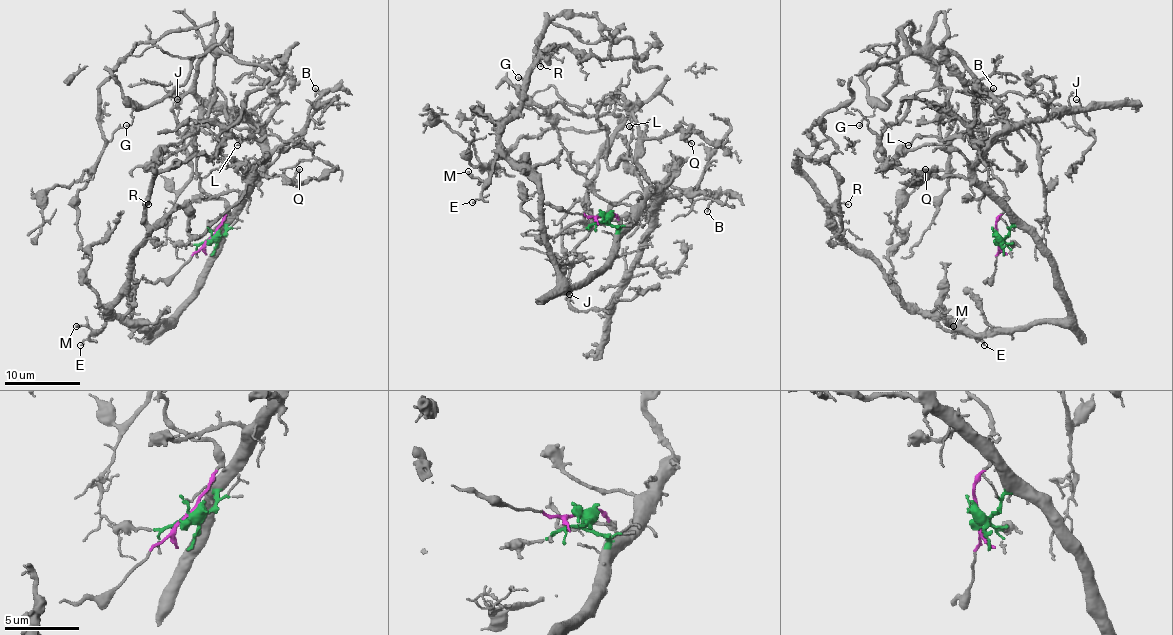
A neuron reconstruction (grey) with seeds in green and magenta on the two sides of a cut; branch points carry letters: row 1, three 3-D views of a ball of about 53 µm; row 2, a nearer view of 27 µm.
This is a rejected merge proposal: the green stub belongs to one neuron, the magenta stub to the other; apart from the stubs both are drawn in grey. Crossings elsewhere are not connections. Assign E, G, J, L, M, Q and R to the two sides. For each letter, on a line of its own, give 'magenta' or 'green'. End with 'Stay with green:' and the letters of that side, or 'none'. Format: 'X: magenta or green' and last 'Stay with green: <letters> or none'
E: green
G: magenta
J: magenta
L: magenta
M: green
Q: green
R: green
Stay with green: E, M, Q, R

